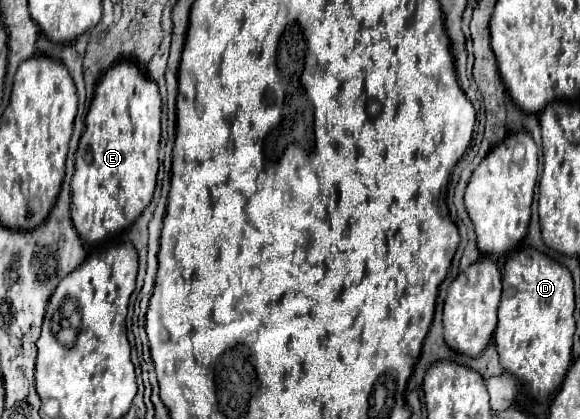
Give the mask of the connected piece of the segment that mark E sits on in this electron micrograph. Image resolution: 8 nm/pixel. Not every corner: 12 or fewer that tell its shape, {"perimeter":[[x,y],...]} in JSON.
{"perimeter":[[103,74],[75,154],[83,242],[127,230],[157,184],[161,96]]}

